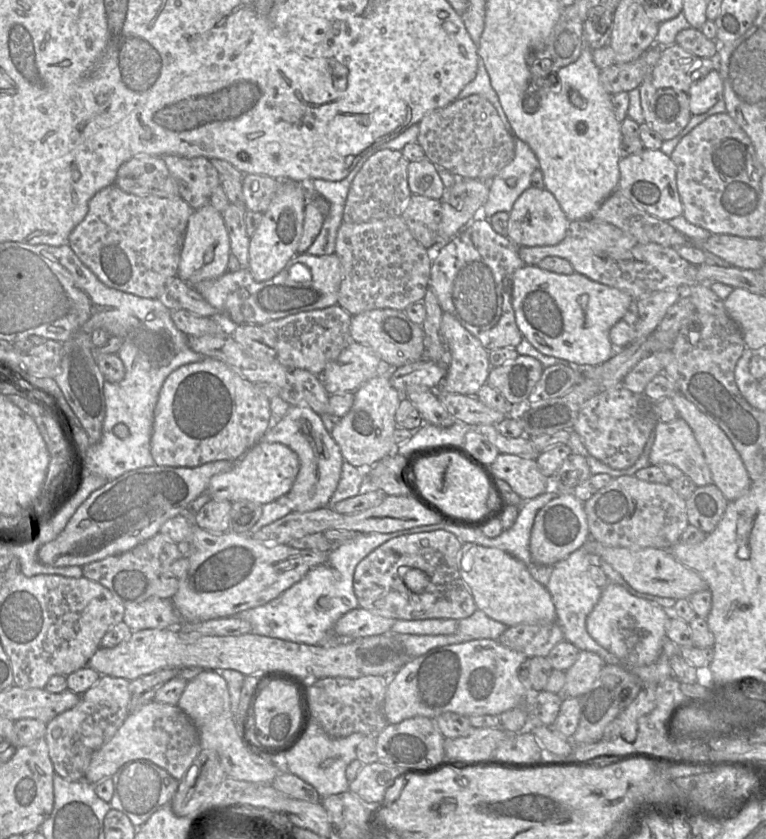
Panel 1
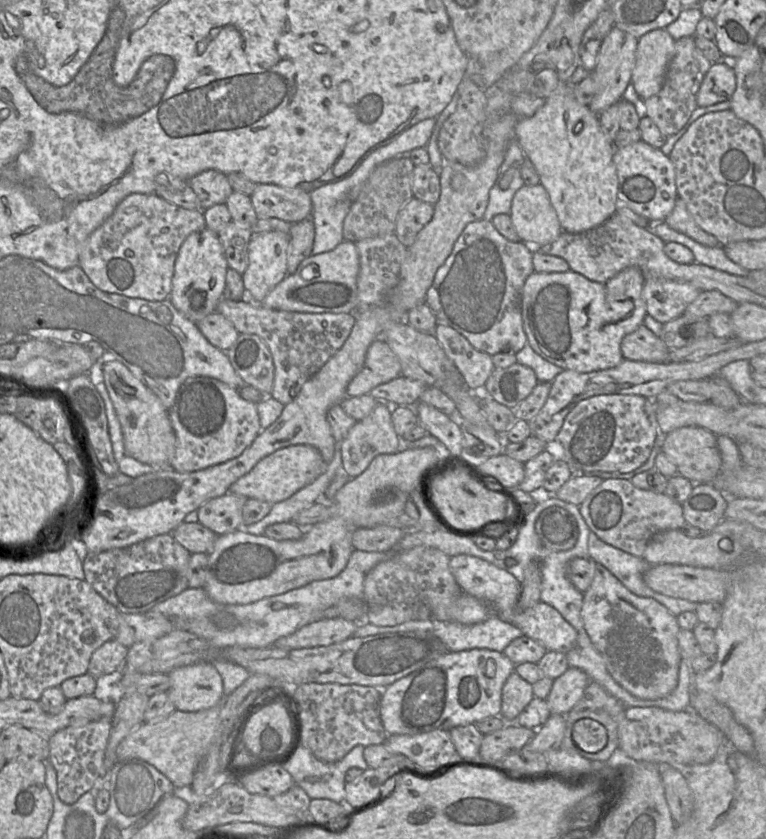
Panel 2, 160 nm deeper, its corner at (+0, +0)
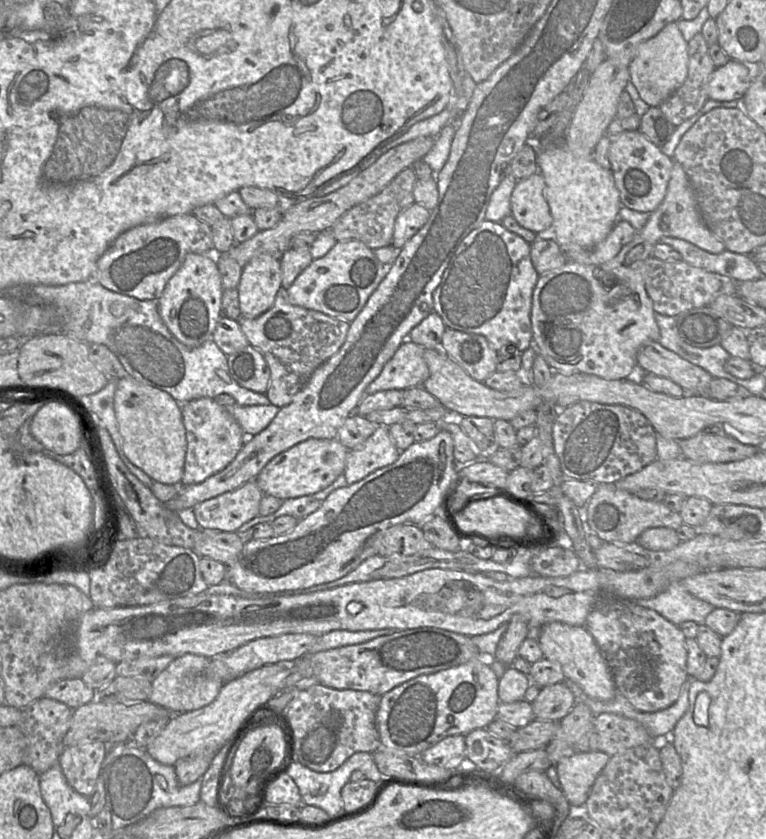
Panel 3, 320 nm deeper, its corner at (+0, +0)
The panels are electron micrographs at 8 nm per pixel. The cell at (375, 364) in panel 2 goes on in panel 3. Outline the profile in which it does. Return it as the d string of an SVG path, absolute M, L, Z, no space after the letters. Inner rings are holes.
M405 340L377 378L367 386L365 394L422 386L429 377L429 369L423 357L424 349L410 340Z

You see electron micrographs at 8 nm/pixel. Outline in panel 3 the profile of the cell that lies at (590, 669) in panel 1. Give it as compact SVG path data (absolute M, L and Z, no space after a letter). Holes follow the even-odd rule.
M564 681L541 687L531 702L535 719L552 721L560 721L575 704L574 694Z

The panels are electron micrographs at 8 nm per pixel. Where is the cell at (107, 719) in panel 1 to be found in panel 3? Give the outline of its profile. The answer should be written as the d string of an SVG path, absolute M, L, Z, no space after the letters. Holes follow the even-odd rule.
M80 741L65 747L58 762L69 786L90 797L102 772L107 752L108 745L102 741Z

